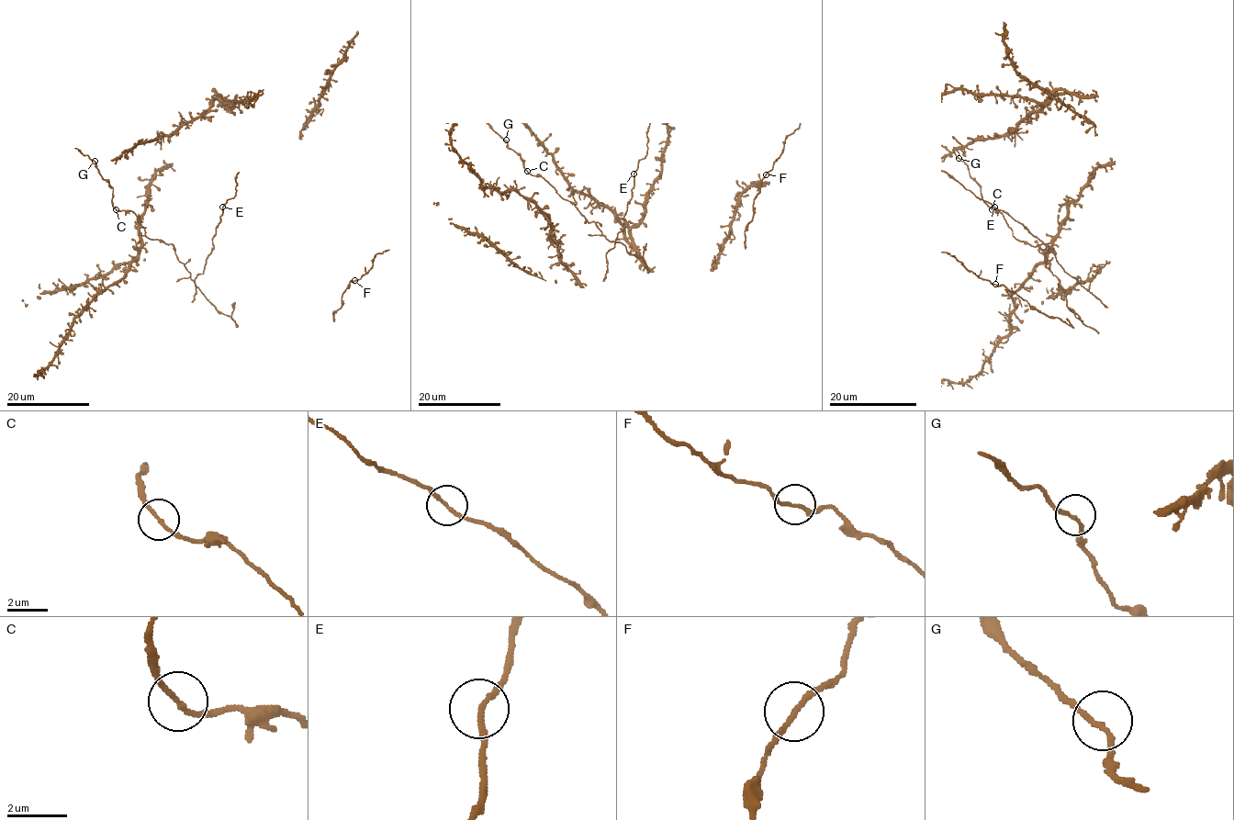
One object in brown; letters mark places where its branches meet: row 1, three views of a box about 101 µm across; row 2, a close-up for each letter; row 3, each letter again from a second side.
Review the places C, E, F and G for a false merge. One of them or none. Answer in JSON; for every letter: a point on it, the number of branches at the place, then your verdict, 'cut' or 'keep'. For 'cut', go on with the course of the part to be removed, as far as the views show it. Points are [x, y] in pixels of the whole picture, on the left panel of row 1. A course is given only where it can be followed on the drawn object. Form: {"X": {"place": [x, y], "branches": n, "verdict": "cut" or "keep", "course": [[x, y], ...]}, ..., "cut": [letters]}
{"C": {"place": [116, 209], "branches": 2, "verdict": "keep"}, "E": {"place": [222, 207], "branches": 2, "verdict": "keep"}, "F": {"place": [354, 280], "branches": 2, "verdict": "keep"}, "G": {"place": [95, 161], "branches": 2, "verdict": "keep"}, "cut": []}

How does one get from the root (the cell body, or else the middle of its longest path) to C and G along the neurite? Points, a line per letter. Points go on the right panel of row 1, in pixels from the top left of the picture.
C: (981, 187), (981, 196), (992, 209)
G: (981, 187), (969, 174), (968, 166), (959, 158)

